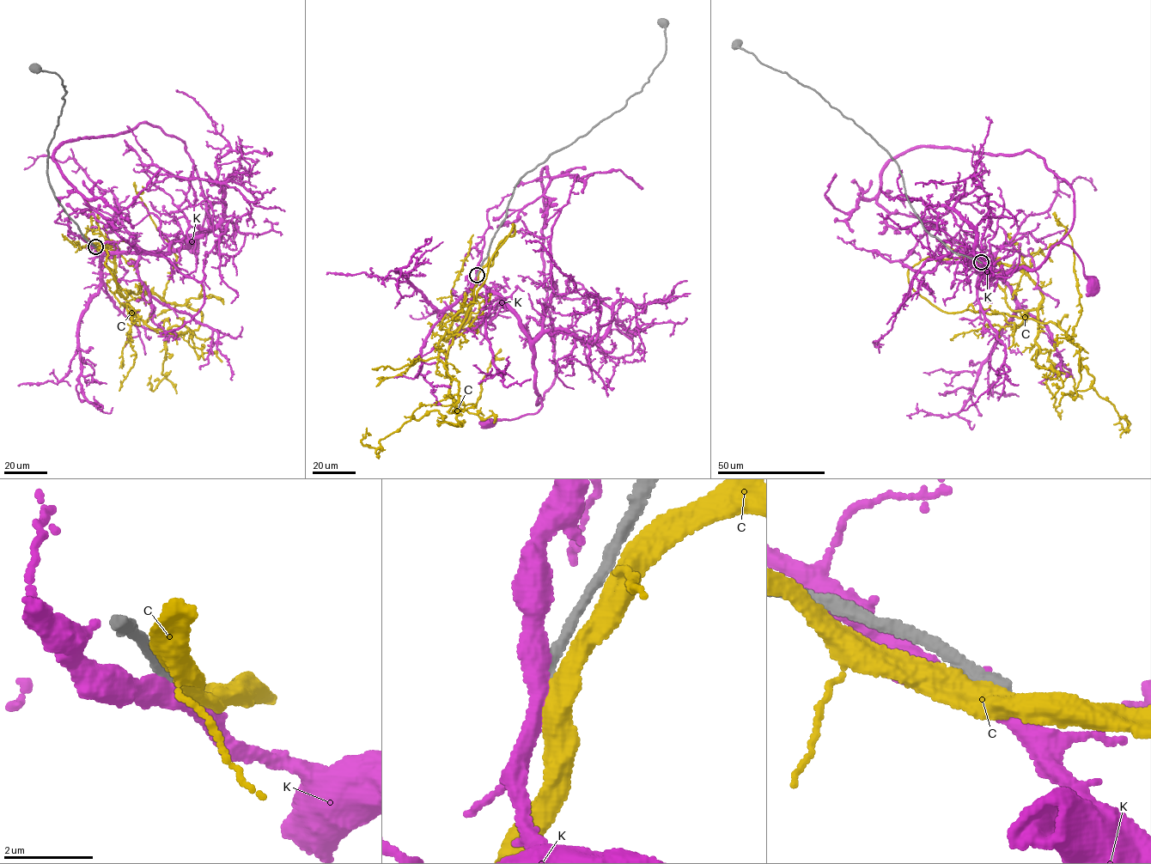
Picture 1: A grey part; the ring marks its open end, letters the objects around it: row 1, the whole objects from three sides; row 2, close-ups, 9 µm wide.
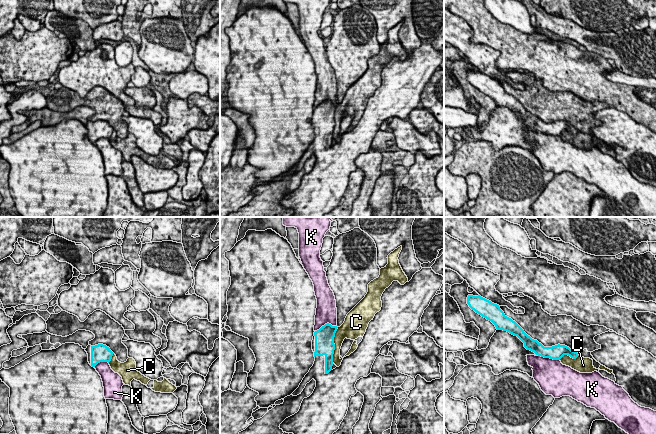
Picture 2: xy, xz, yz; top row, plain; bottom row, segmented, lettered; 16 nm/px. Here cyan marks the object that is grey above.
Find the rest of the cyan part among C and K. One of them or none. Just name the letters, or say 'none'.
none

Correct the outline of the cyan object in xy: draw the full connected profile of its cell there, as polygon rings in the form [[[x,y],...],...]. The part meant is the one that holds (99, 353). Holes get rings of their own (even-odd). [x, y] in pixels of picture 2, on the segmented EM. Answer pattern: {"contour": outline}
{"contour": [[[103,344],[88,345],[85,351],[88,354],[88,362],[92,367],[95,367],[100,362],[109,363],[114,354],[109,347]]]}

